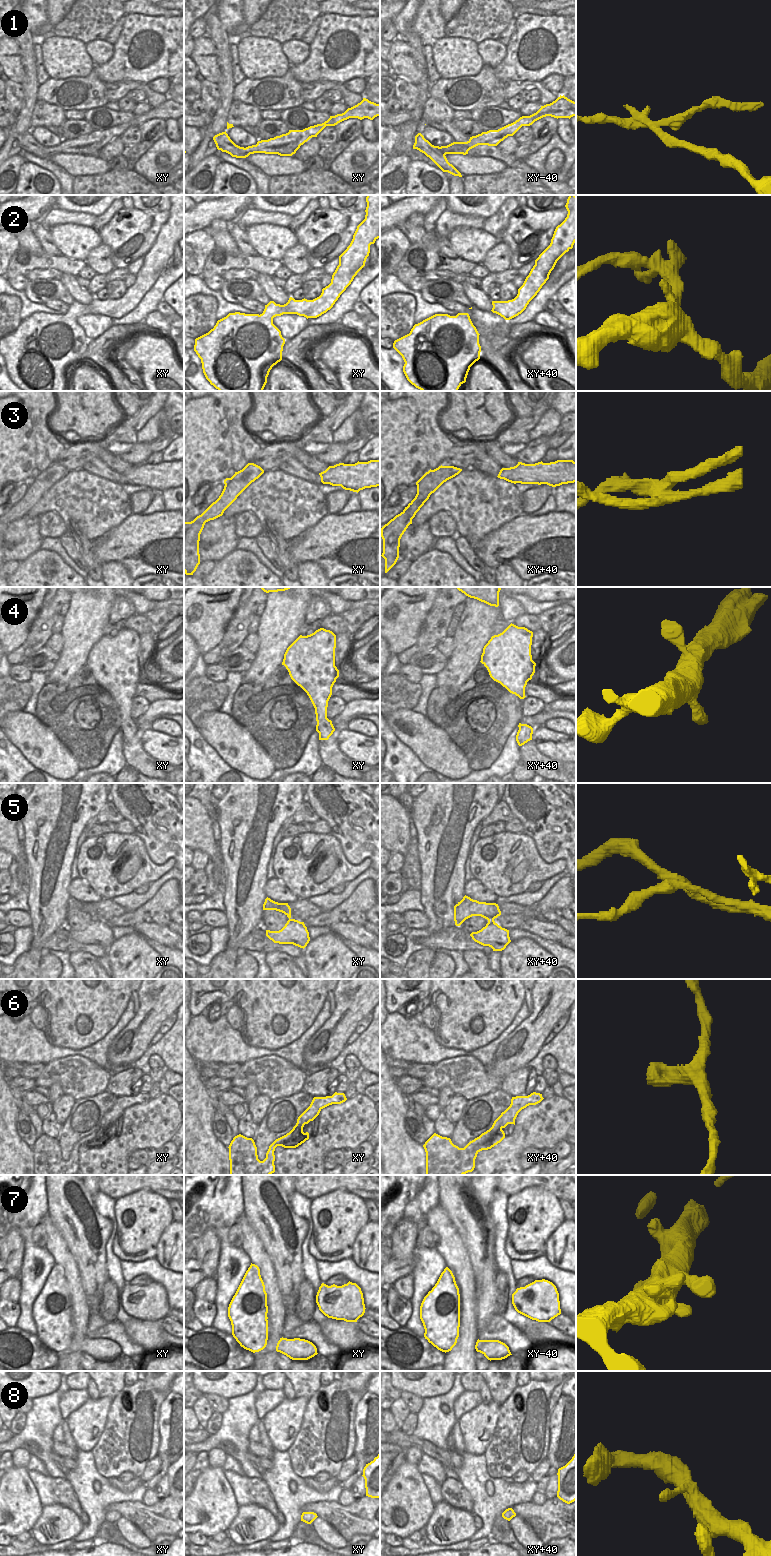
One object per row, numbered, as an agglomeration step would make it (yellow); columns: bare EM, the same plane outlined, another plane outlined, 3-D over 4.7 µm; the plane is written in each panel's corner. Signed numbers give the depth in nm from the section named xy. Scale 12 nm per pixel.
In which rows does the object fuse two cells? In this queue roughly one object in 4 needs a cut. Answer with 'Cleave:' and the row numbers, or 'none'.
Cleave: 1, 3

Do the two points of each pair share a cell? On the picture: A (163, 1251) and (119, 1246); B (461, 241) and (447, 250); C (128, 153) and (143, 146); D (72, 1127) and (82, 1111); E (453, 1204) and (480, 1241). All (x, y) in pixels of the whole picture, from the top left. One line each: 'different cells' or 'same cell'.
A: different cells
B: different cells
C: same cell
D: same cell
E: same cell

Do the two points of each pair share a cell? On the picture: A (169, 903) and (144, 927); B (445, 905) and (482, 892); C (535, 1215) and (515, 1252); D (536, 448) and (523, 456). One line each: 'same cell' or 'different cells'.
A: different cells
B: different cells
C: same cell
D: same cell

